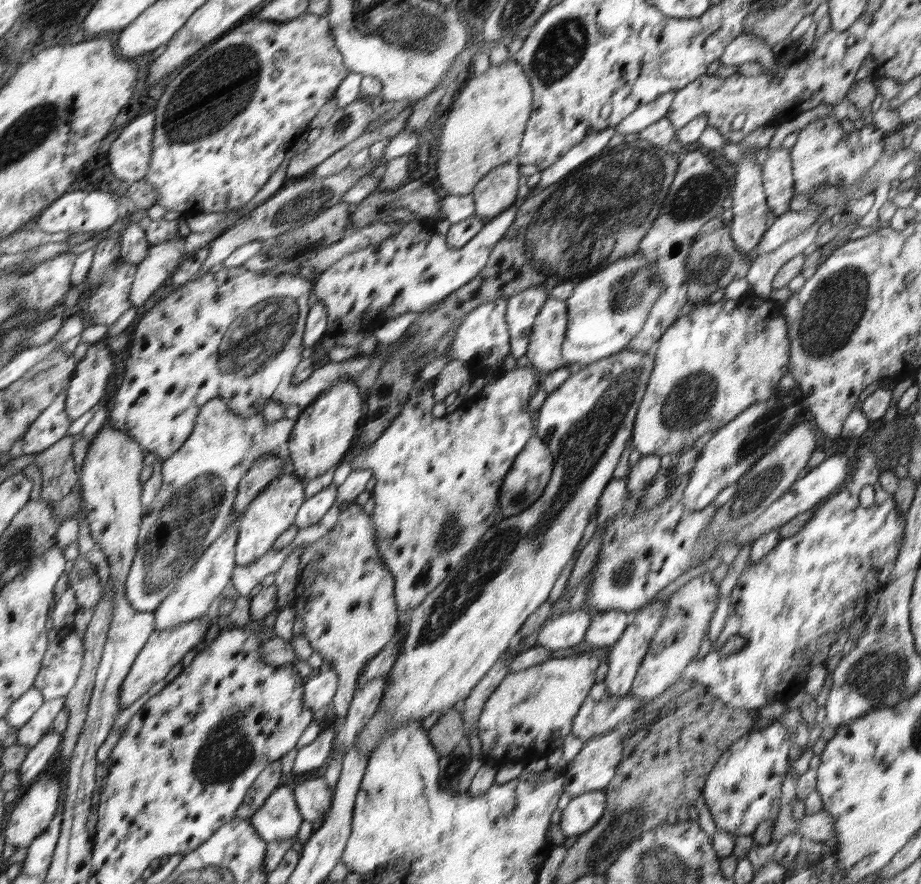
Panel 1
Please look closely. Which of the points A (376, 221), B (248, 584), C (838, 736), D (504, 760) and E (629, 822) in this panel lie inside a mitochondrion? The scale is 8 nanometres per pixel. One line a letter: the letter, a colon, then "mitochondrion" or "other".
A: other
B: other
C: other
D: other
E: mitochondrion

